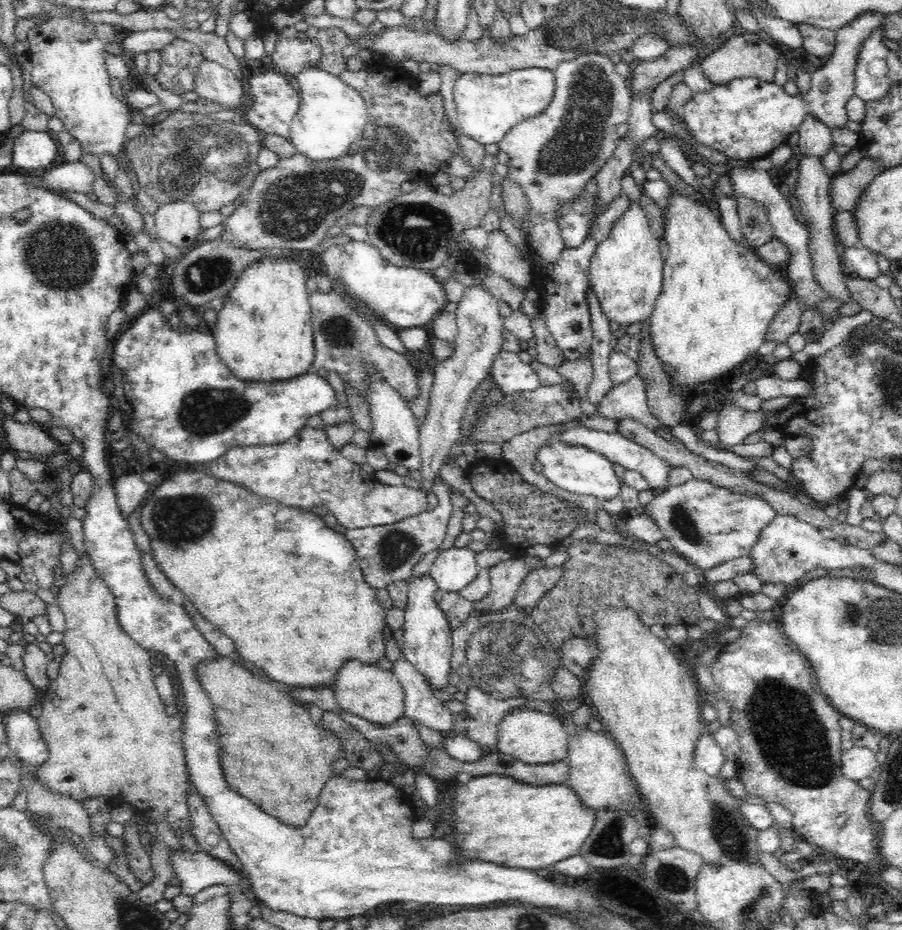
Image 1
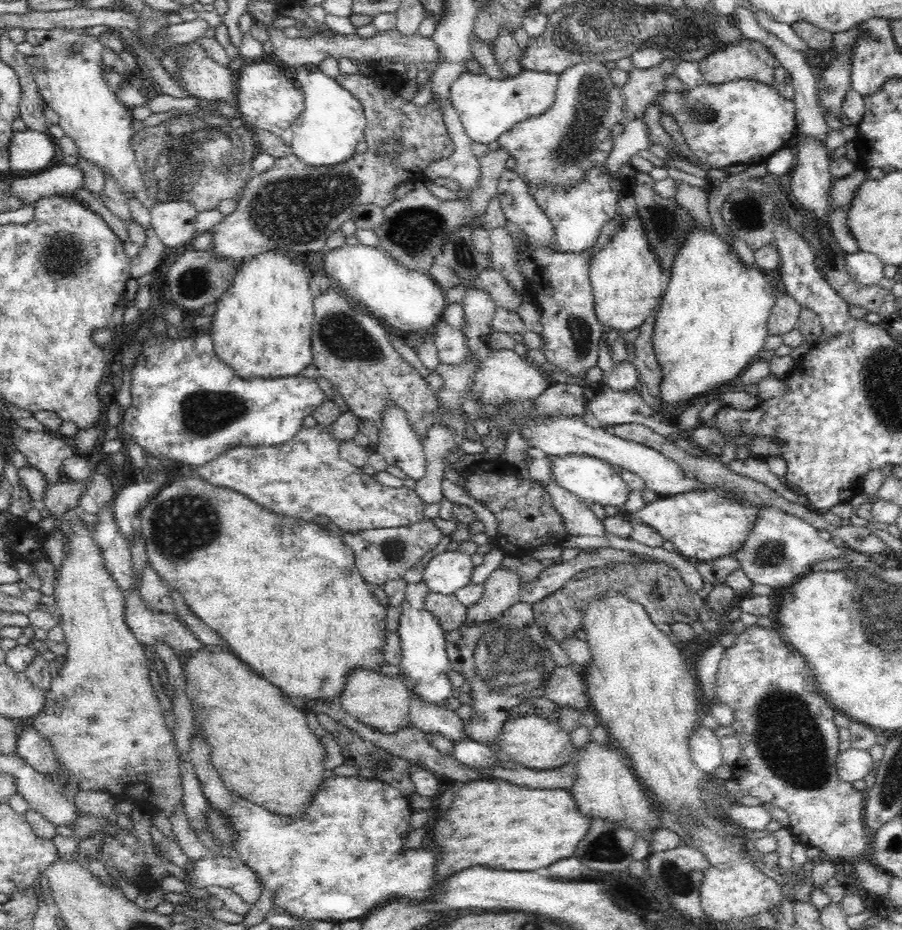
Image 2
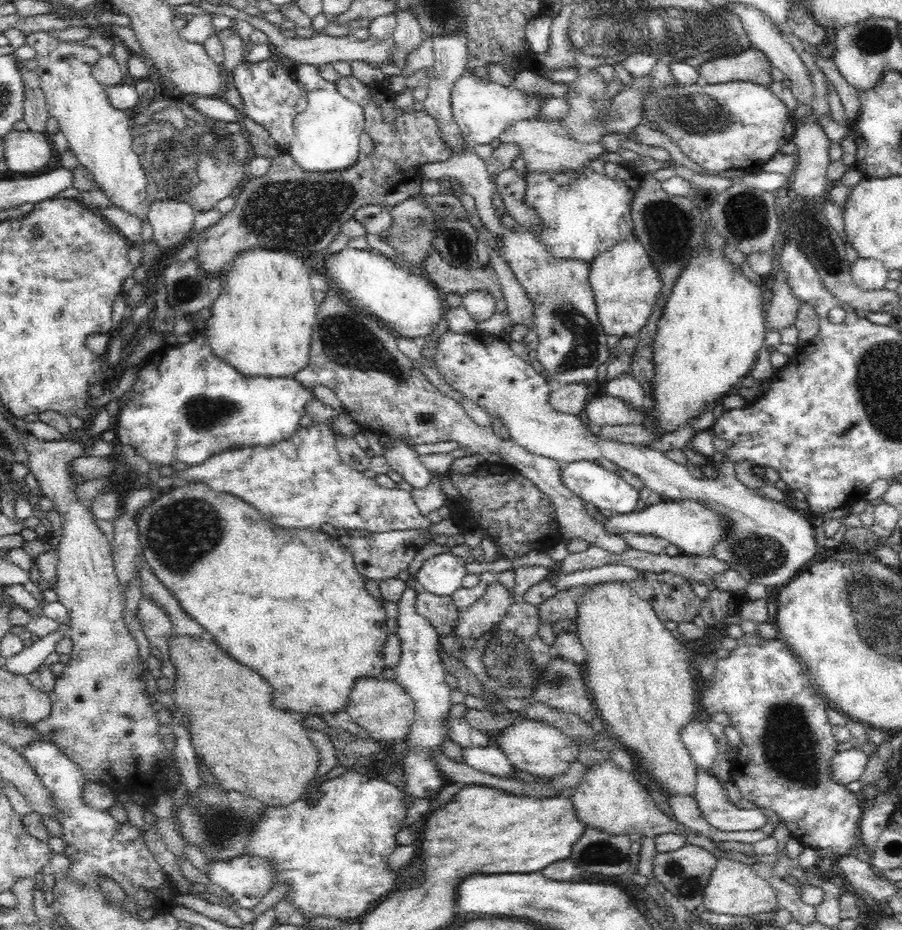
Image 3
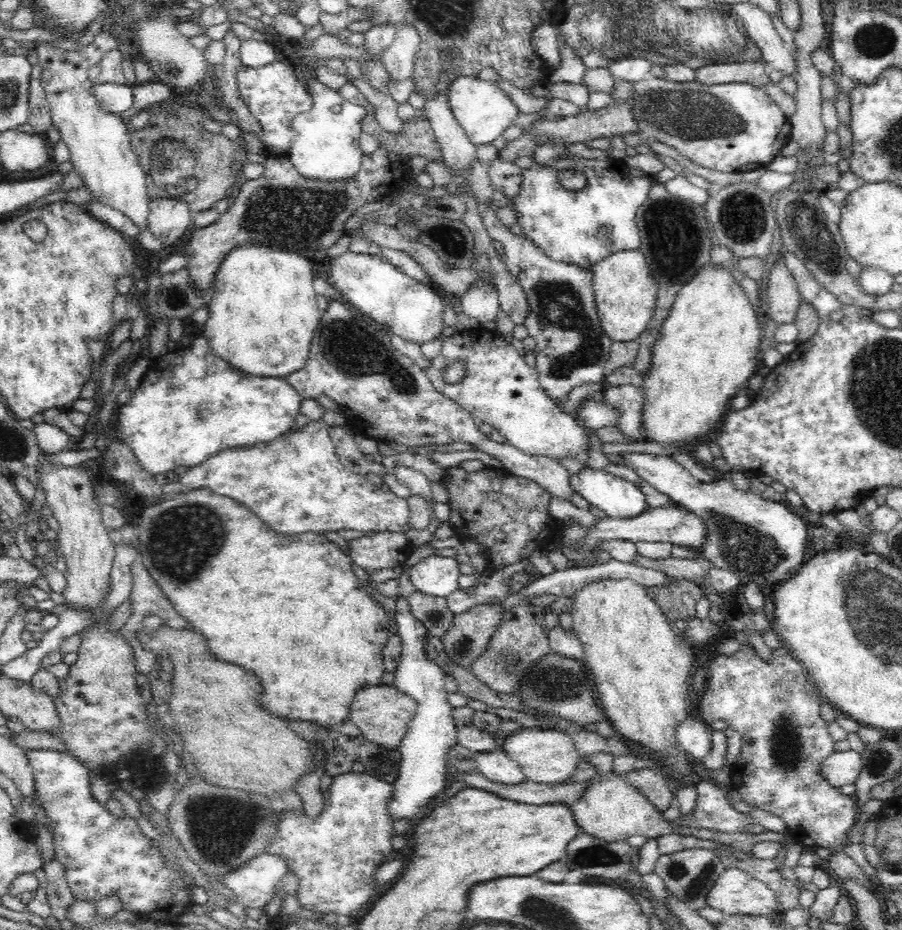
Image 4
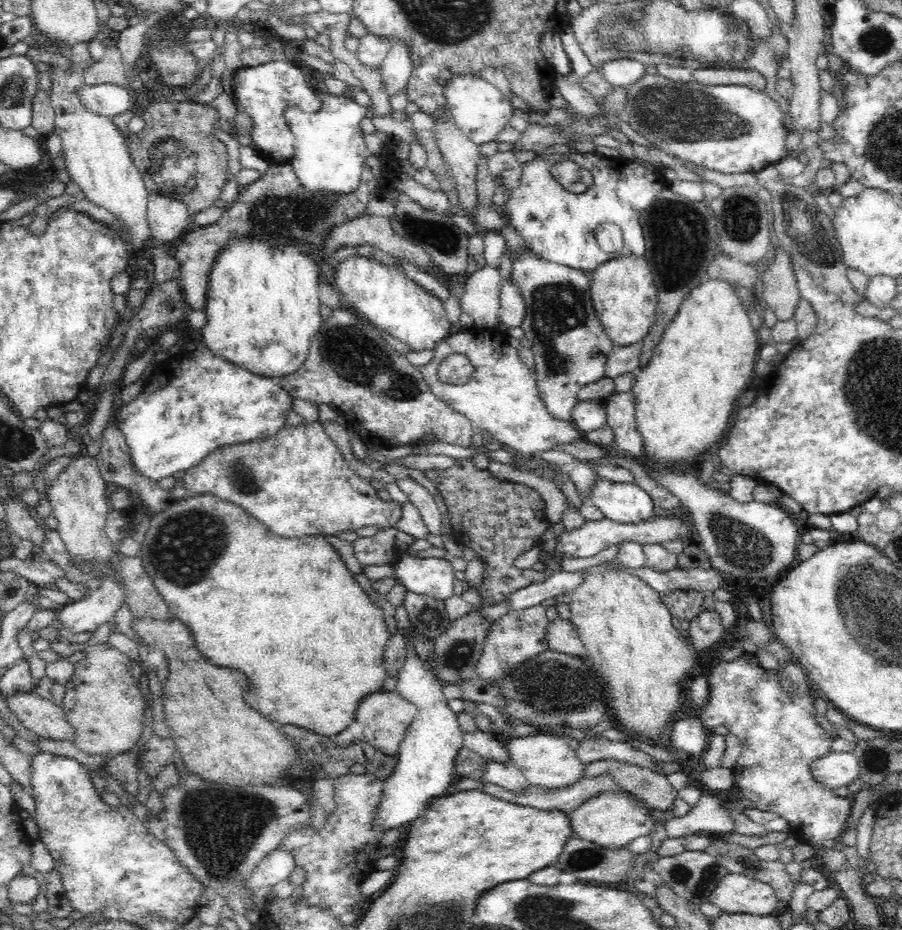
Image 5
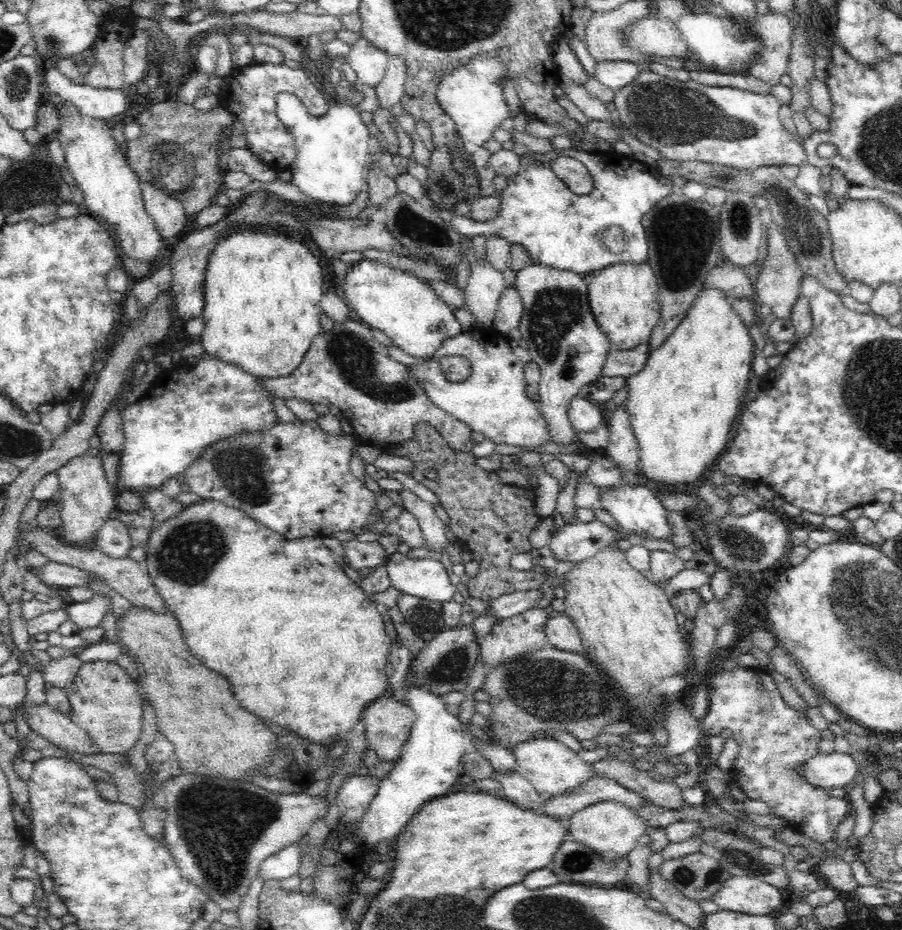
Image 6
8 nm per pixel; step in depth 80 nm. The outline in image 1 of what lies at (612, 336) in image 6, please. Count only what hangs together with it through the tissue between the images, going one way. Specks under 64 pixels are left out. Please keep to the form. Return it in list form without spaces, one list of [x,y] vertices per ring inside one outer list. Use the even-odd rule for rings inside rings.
[[[630,201],[626,212],[612,223],[608,238],[599,242],[590,259],[589,283],[600,301],[602,313],[620,325],[644,323],[652,312],[662,286],[663,261],[660,240],[651,228],[644,207]]]

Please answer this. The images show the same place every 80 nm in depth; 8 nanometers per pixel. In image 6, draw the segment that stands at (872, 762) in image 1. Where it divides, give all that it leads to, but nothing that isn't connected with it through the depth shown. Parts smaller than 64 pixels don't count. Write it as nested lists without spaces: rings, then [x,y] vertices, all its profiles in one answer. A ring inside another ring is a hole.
[[[818,753],[806,760],[798,773],[810,784],[824,790],[842,788],[858,777],[857,762],[850,753]]]

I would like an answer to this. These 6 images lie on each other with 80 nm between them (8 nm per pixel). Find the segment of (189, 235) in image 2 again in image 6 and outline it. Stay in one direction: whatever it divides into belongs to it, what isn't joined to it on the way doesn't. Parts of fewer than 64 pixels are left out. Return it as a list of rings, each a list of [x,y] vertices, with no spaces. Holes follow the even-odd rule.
[[[141,182],[141,187],[145,209],[154,221],[158,235],[163,240],[180,235],[188,222],[182,202],[149,182]]]

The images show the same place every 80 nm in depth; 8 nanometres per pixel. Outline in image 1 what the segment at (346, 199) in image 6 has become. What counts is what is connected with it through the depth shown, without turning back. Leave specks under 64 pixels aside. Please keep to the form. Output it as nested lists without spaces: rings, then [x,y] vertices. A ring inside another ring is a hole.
[[[306,66],[295,76],[300,85],[300,105],[290,124],[290,141],[298,153],[312,160],[330,160],[347,154],[352,142],[359,142],[369,120],[364,98],[342,82],[339,75]]]

